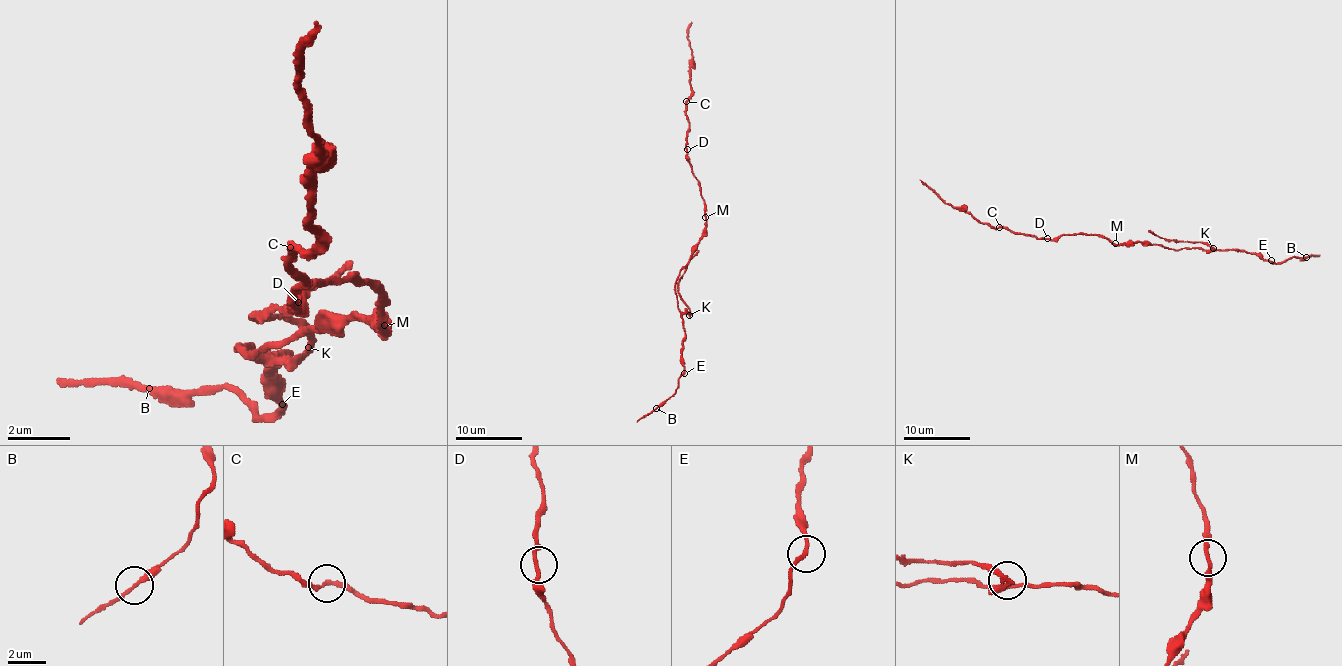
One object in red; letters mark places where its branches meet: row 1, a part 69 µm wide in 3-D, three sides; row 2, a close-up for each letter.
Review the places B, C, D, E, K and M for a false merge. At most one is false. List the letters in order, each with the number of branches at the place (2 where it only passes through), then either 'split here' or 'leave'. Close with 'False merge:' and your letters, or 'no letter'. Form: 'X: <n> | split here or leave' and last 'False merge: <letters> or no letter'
B: 2 | leave
C: 2 | leave
D: 2 | leave
E: 2 | leave
K: 3 | split here
M: 2 | leave
False merge: K

